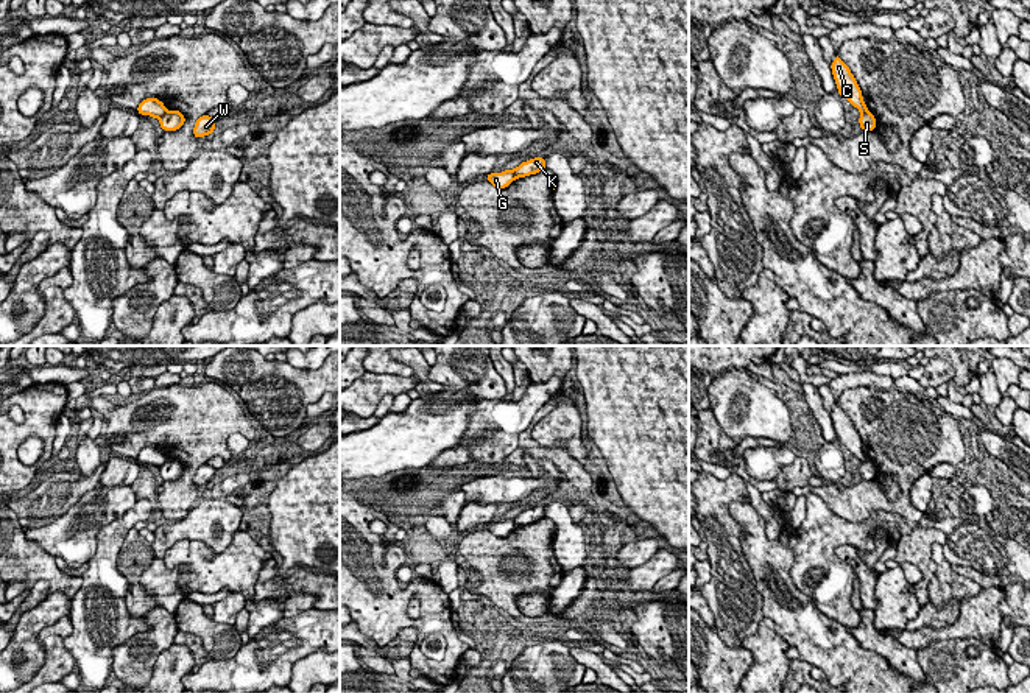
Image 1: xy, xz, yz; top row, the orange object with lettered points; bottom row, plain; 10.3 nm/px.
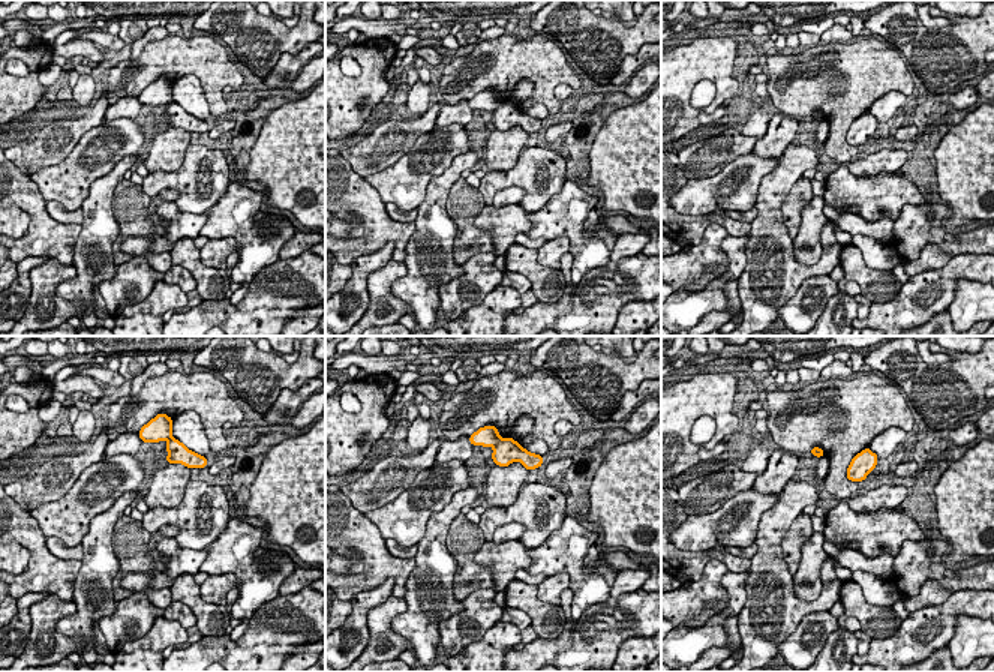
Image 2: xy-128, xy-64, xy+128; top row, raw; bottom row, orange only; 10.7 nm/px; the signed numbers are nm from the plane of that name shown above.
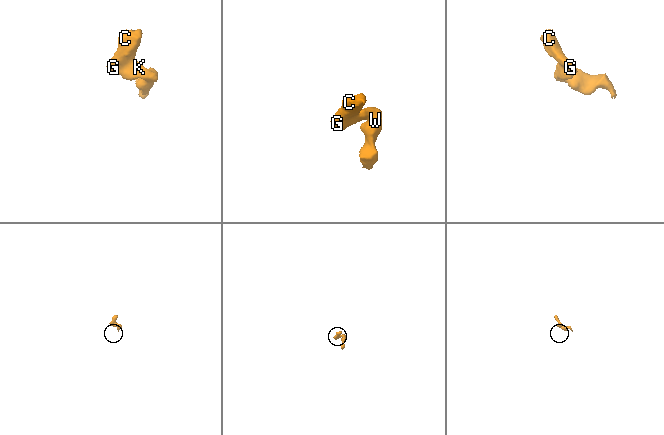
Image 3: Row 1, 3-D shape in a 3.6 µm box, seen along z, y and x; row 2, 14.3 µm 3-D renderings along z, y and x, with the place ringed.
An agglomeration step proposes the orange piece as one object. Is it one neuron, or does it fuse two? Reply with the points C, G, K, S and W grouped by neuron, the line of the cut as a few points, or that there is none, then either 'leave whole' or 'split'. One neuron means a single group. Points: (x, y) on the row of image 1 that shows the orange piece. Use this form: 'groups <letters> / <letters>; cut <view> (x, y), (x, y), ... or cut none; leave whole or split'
groups C G K S W; cut none; leave whole

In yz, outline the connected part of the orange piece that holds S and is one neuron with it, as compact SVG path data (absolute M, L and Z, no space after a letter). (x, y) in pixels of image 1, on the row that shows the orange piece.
M835 55L834 62L831 64L832 75L838 89L838 95L843 95L854 107L860 111L860 128L863 131L876 129L876 118L866 109L866 104L862 97L862 90L851 73L849 67Z

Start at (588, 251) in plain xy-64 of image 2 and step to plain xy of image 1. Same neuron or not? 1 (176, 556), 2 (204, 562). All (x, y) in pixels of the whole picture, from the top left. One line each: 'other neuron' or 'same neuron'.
1: same neuron
2: same neuron

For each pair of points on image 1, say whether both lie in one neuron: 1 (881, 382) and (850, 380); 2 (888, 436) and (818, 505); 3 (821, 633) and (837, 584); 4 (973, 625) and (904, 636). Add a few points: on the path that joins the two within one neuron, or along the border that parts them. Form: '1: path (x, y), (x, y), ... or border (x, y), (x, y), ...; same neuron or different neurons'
1: path (873, 380), (857, 380); same neuron
2: border (812, 491), (835, 514), (851, 522); different neurons
3: border (800, 590), (825, 614), (848, 629); different neurons
4: path (955, 631), (921, 636); same neuron

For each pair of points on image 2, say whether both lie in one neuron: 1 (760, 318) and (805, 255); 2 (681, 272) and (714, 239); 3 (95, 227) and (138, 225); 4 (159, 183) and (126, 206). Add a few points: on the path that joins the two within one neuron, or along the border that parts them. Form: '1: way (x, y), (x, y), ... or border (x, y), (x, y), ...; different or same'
1: border (820, 234), (822, 257), (816, 263), (799, 264); different
2: way (690, 263), (702, 257), (709, 248); same
3: border (113, 191), (111, 212), (120, 233); different
4: border (140, 185), (150, 197); different

